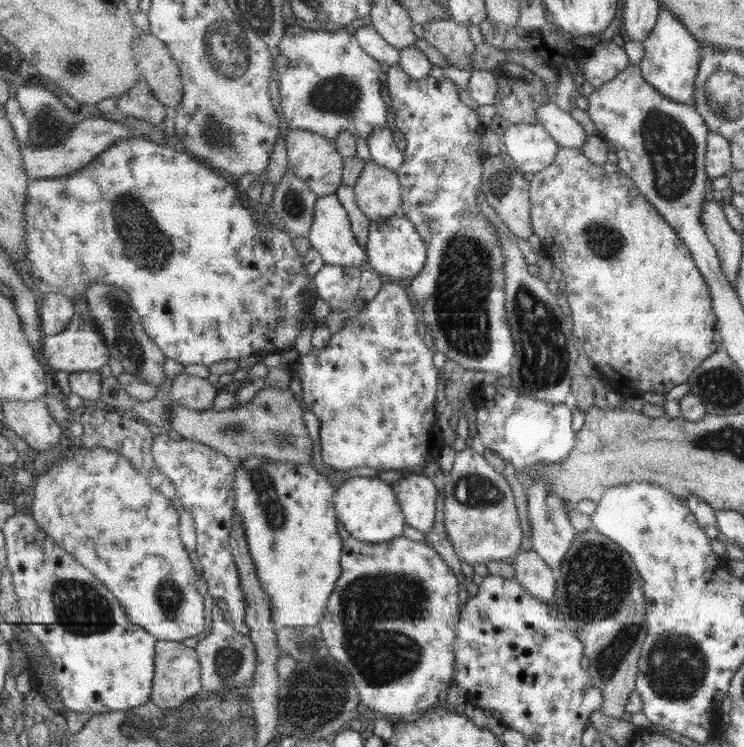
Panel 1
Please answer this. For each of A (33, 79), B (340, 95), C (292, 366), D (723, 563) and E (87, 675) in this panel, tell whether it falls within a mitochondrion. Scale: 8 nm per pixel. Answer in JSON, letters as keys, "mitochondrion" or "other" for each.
{"A":"other","B":"mitochondrion","C":"other","D":"other","E":"other"}

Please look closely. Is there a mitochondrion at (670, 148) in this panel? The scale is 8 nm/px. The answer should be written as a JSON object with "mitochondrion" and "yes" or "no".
{"mitochondrion":"yes"}

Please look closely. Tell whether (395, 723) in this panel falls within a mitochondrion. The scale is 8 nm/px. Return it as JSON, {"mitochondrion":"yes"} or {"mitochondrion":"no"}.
{"mitochondrion":"no"}

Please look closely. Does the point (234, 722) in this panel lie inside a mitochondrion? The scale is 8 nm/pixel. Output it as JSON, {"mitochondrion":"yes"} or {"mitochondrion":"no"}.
{"mitochondrion":"yes"}

